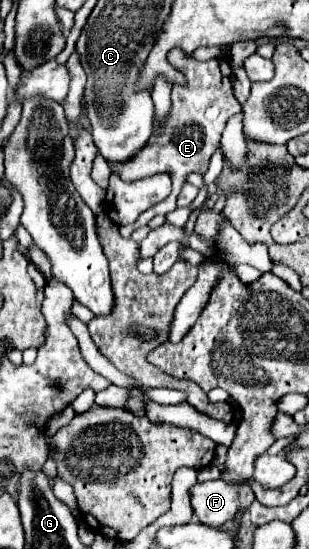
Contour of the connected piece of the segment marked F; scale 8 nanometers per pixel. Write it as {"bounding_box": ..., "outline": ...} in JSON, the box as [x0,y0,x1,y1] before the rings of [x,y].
{"bounding_box":[191,479,253,527],"outline":[[[223,479],[197,483],[191,489],[191,507],[195,517],[209,527],[223,527],[239,511],[253,503],[251,487],[245,483],[227,483]]]}

